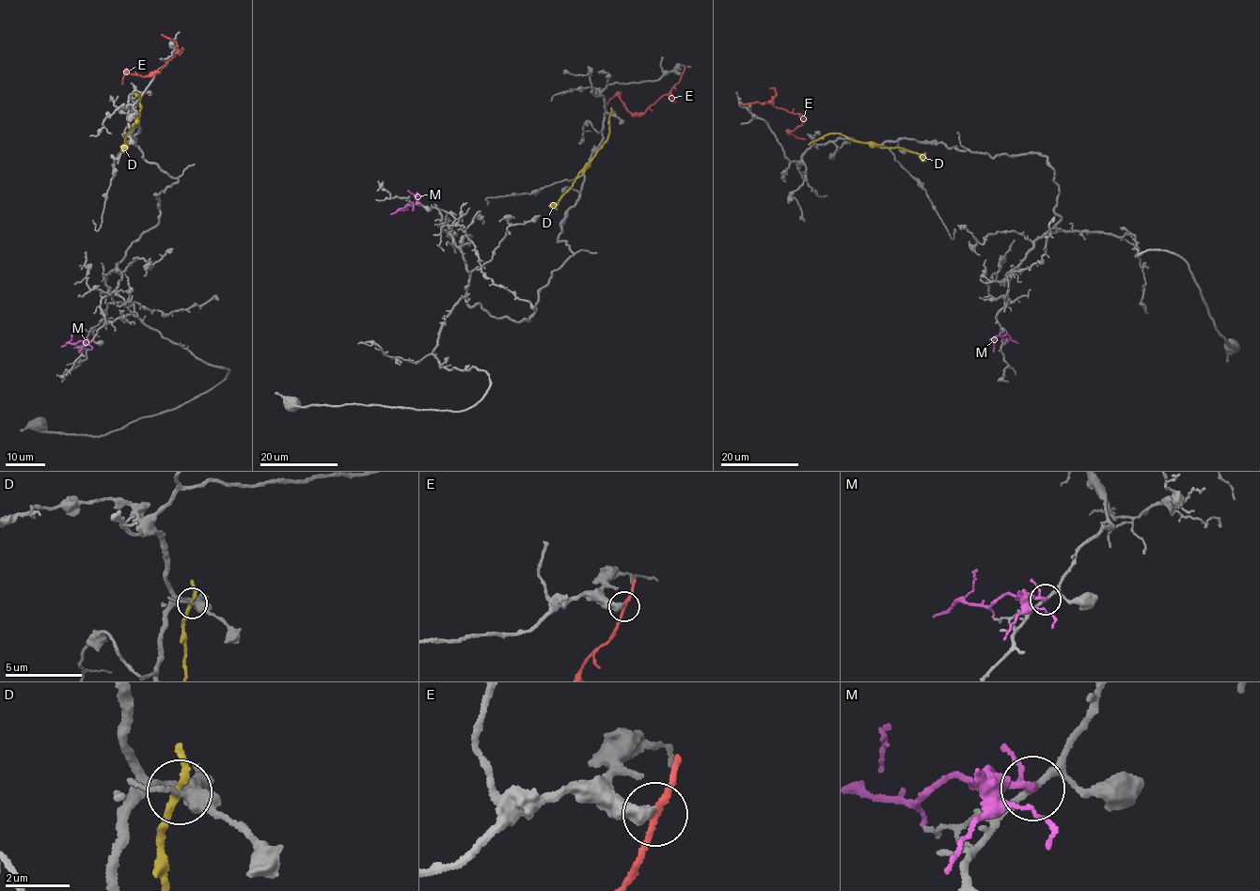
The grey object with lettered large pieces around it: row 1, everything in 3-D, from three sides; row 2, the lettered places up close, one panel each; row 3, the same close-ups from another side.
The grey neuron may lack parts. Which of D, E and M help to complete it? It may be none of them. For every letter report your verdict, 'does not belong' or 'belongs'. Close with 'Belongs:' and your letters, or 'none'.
D: does not belong
E: does not belong
M: does not belong
Belongs: none

